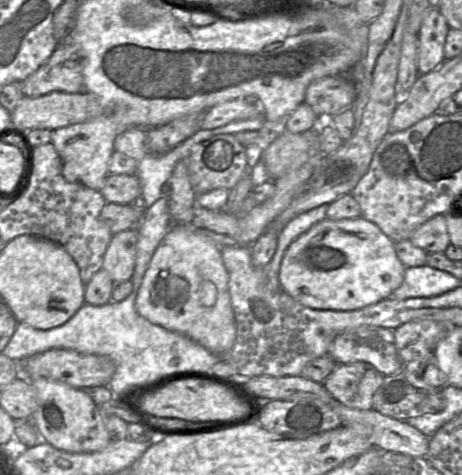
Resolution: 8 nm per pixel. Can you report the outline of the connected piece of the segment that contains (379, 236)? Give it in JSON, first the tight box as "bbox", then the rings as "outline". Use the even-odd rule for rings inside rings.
{"bbox":[279,216,406,311],"outline":[[[361,216],[355,219],[343,219],[339,221],[332,221],[325,218],[290,244],[281,263],[279,281],[286,293],[306,307],[315,310],[354,311],[388,299],[391,294],[401,286],[404,280],[405,270],[406,267],[401,263],[396,255],[395,243],[374,223]]]}

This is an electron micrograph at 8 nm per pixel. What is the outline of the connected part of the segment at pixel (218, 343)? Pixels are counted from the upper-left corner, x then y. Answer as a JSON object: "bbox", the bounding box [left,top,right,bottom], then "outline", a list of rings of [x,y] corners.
{"bbox":[135,225,237,356],"outline":[[[172,225],[152,256],[135,307],[152,324],[181,333],[217,356],[227,356],[236,342],[237,327],[220,249],[208,237]]]}

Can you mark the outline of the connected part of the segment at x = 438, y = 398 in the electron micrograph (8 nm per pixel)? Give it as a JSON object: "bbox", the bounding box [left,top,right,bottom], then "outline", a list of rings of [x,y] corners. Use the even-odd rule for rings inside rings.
{"bbox":[373,368,445,421],"outline":[[[404,368],[401,372],[385,376],[383,383],[373,396],[373,409],[385,416],[406,421],[409,418],[419,417],[427,413],[436,413],[445,407],[445,400],[441,388],[420,387],[412,384],[406,378]]]}

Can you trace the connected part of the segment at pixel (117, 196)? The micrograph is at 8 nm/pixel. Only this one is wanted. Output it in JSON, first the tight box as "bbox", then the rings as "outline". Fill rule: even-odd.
{"bbox":[100,174,142,205],"outline":[[[109,174],[100,193],[106,203],[126,205],[137,202],[142,190],[136,175]]]}

